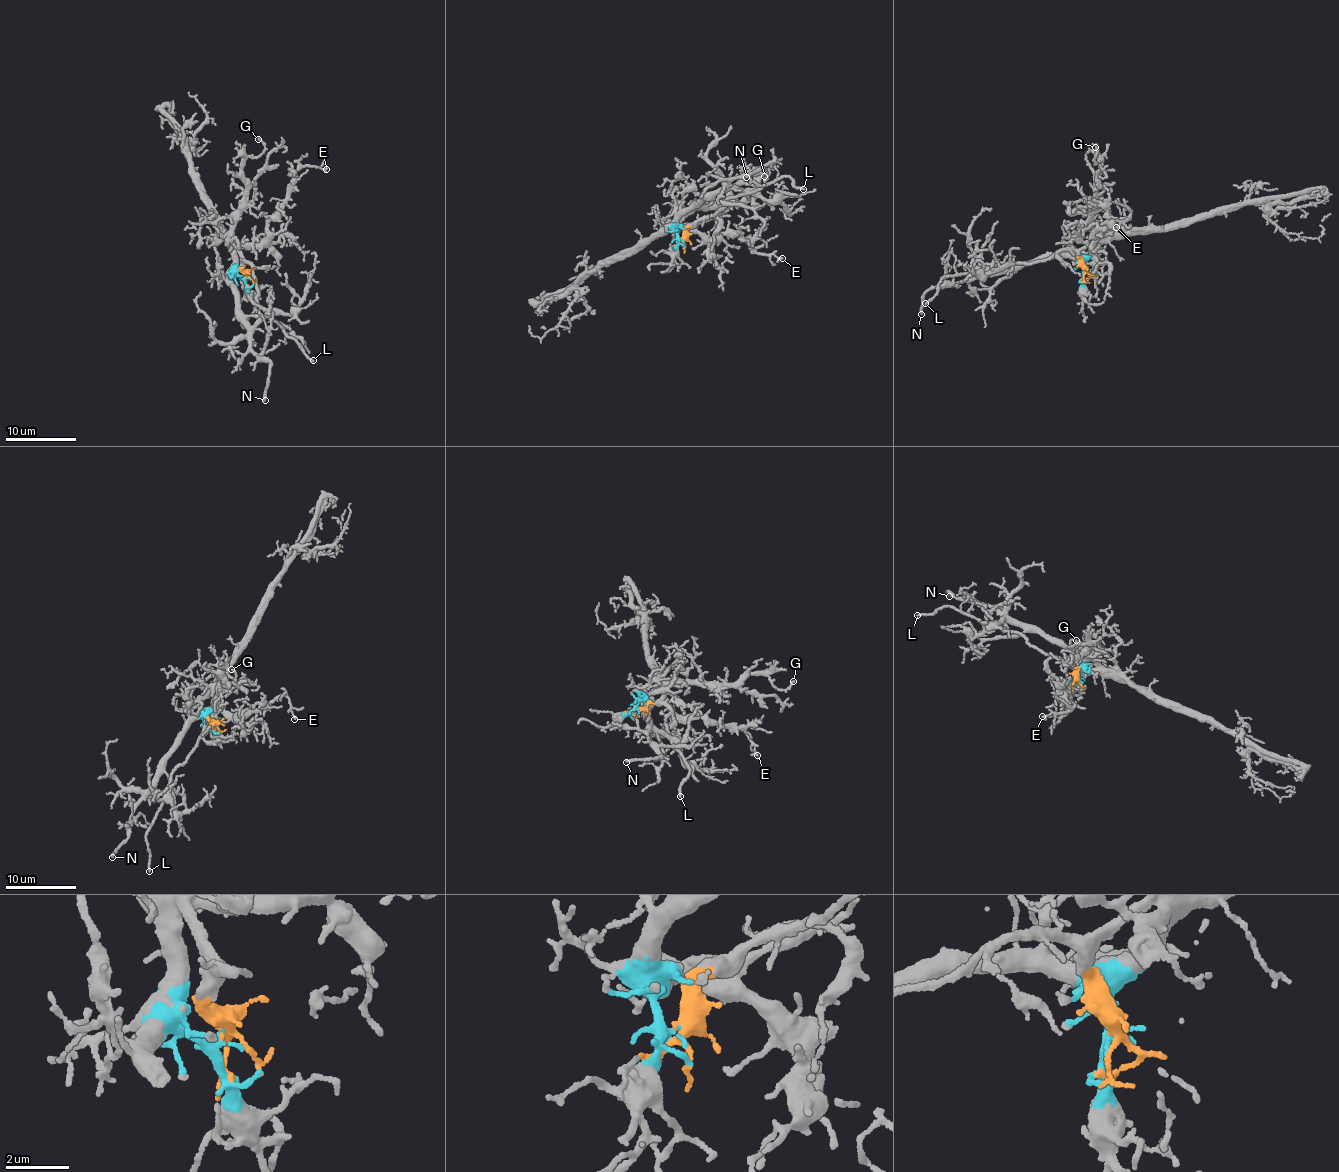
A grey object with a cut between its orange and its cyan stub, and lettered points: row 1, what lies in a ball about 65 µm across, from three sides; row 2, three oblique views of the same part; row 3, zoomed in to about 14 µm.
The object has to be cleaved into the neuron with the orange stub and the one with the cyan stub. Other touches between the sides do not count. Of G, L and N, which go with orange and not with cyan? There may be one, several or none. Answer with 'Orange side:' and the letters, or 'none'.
Orange side: L

